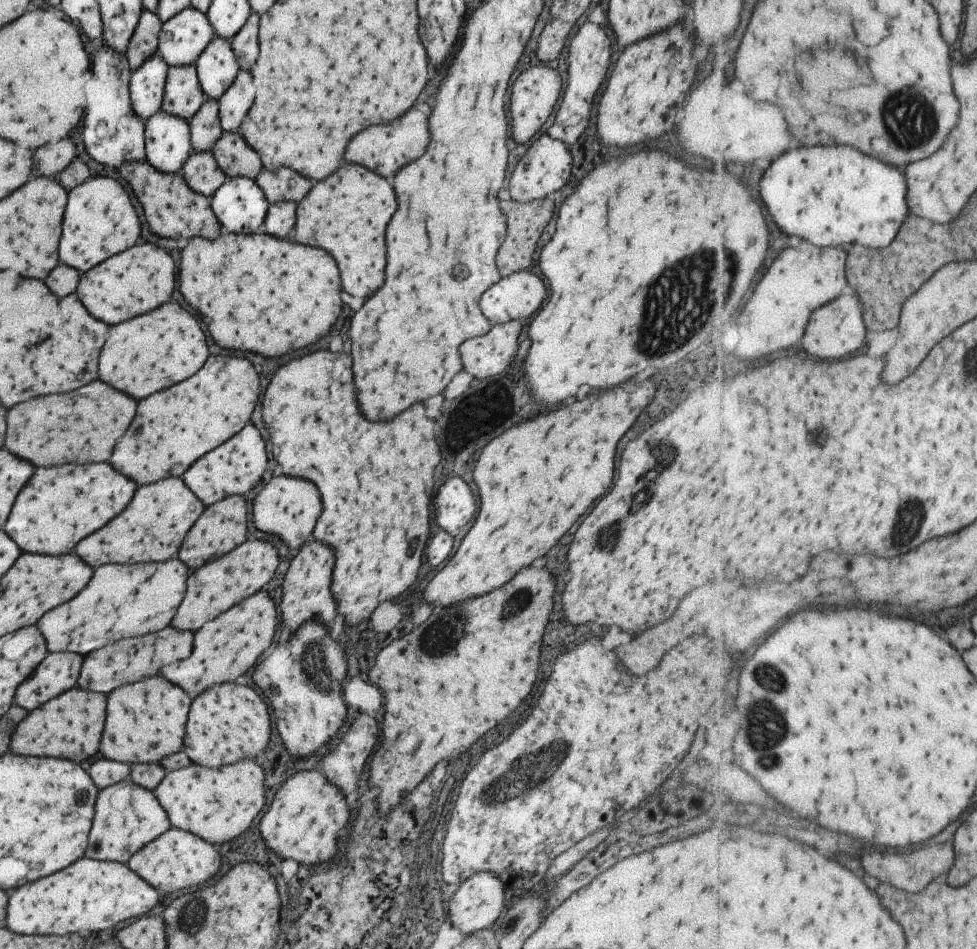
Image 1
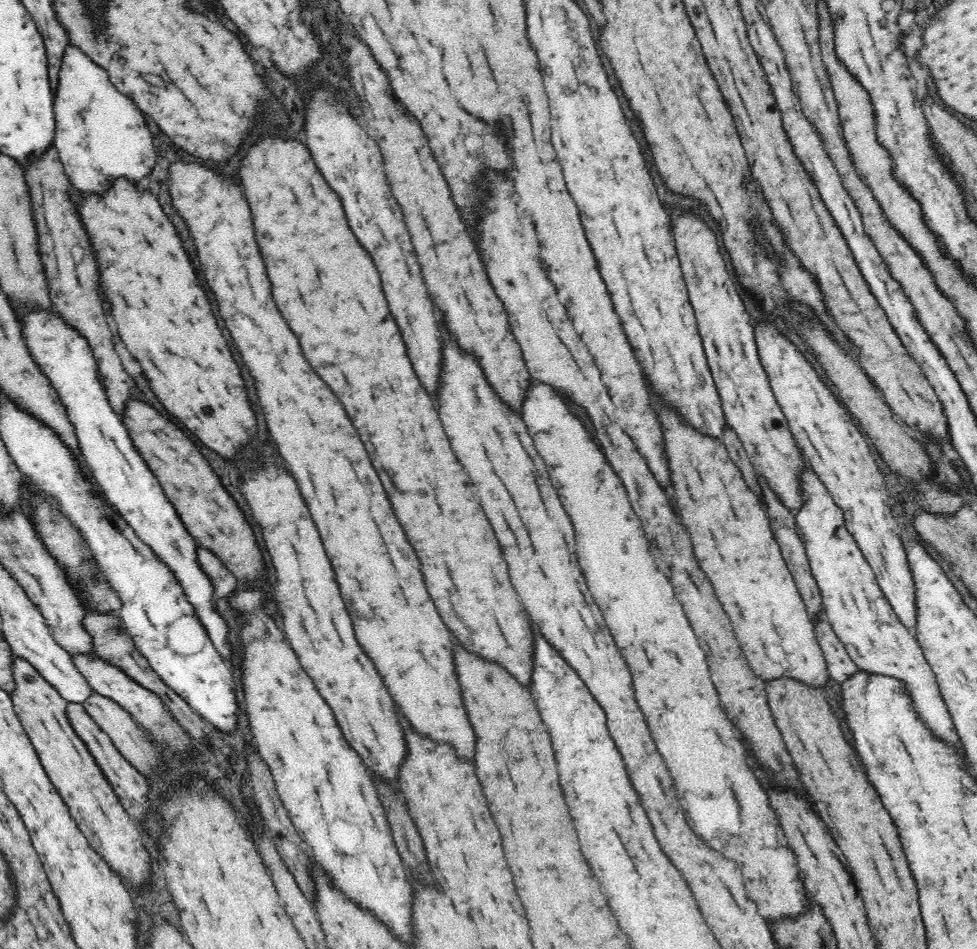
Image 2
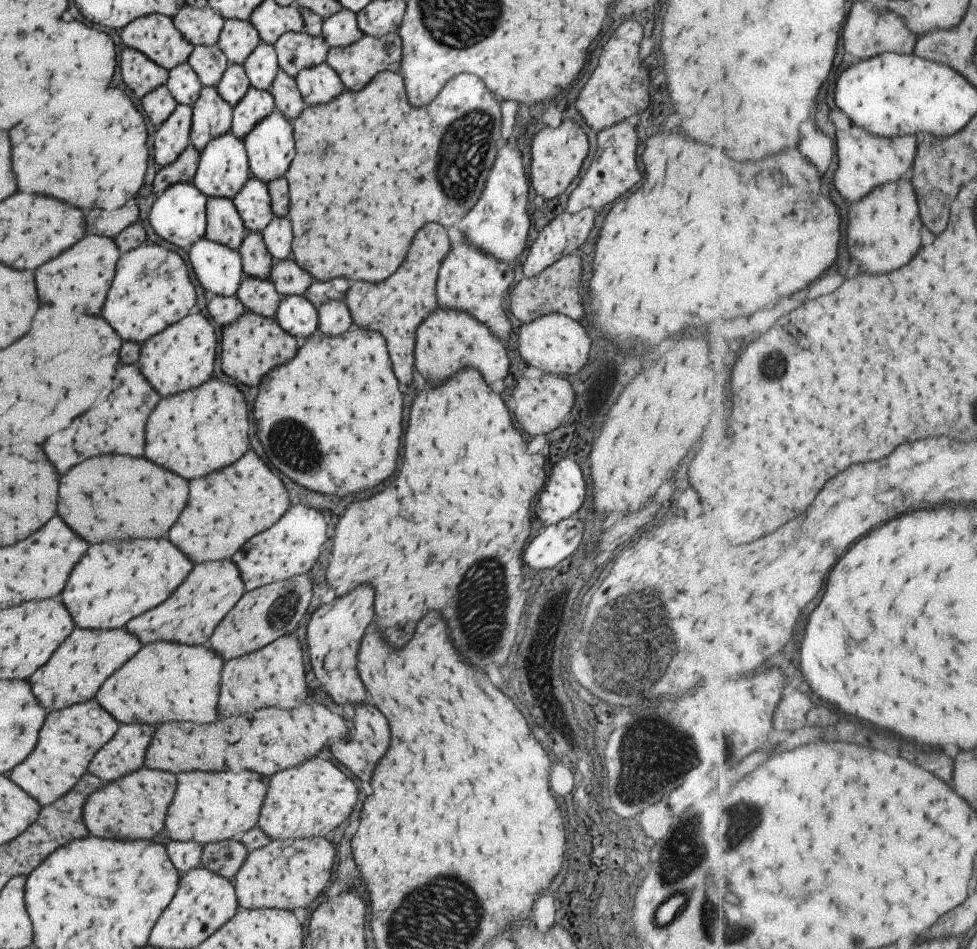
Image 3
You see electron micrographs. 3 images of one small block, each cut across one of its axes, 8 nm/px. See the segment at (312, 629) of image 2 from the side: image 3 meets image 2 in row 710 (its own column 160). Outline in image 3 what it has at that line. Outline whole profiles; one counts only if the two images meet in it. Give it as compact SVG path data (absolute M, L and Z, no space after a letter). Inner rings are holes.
M194 310L189 316L185 315L141 344L137 366L147 382L159 392L159 396L193 390L212 379L211 370L217 348L215 344L217 338L213 326Z

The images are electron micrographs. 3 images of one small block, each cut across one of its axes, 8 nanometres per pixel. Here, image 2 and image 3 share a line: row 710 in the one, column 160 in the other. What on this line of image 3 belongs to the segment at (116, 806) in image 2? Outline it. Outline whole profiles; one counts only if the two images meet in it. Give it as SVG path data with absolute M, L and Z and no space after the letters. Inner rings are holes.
M150 14L133 19L119 32L123 46L144 54L166 71L186 63L193 45L189 44L163 15Z

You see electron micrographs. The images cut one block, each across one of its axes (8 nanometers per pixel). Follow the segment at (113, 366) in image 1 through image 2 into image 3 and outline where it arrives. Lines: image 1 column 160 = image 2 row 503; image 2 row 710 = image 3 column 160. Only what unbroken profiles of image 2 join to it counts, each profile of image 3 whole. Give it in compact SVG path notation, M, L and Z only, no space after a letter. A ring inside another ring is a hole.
M212 378L199 387L197 394L189 396L183 392L181 396L175 394L173 398L161 400L147 422L143 456L185 480L201 478L233 464L247 452L247 430L247 406L239 390L231 384L217 384L217 380Z

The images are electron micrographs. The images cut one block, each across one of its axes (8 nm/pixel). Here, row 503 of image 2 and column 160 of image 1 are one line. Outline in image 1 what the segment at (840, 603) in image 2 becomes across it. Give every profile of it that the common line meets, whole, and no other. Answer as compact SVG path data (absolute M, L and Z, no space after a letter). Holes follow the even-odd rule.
M128 778L99 789L94 803L94 816L87 834L87 858L105 858L123 863L144 845L167 832L170 822L152 791L134 784Z

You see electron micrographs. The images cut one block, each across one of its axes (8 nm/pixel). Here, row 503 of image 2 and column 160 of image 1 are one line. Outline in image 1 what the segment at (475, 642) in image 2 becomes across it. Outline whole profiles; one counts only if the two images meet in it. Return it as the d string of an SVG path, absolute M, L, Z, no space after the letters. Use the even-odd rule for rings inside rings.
M209 356L199 368L199 372L195 372L191 378L137 402L137 412L125 434L113 446L109 464L117 472L123 472L123 476L135 480L137 486L147 485L167 476L181 476L193 460L197 460L211 448L223 444L223 440L231 438L247 424L249 414L253 412L259 396L257 392L259 380L249 360L237 356Z

